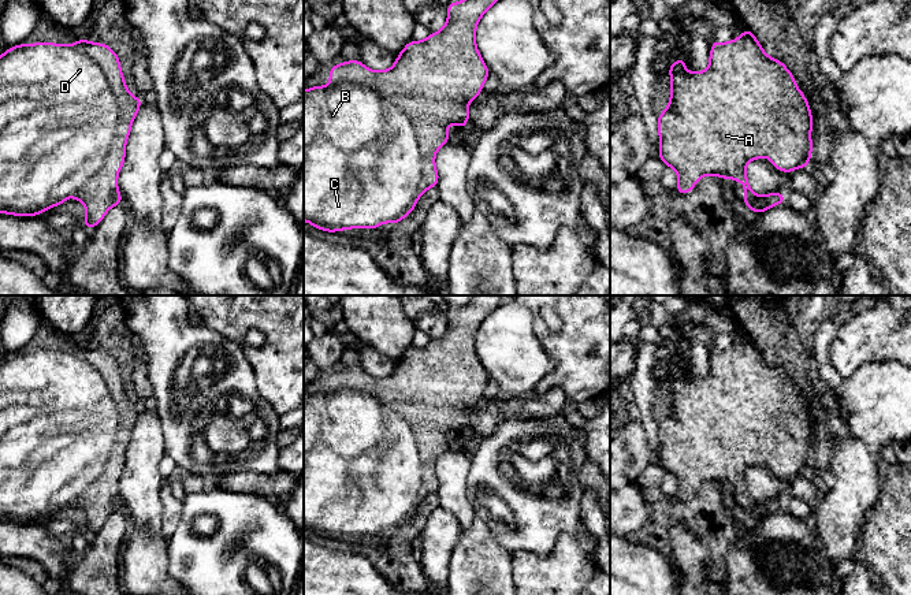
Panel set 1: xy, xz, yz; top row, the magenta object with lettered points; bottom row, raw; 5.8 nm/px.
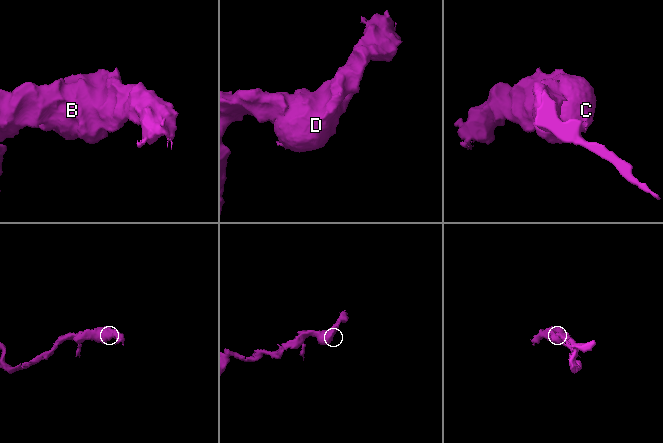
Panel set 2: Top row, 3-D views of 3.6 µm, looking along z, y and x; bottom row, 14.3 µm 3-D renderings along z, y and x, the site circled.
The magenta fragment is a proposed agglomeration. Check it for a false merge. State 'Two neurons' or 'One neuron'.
One neuron

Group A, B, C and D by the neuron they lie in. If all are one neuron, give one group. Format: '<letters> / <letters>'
A B C D

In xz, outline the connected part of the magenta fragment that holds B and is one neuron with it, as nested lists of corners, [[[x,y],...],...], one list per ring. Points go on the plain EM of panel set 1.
[[[472,295],[471,301],[458,309],[447,310],[447,328],[438,338],[431,339],[423,347],[409,347],[398,361],[391,375],[373,378],[365,373],[360,367],[350,367],[330,375],[330,390],[326,393],[313,393],[304,397],[304,527],[313,533],[334,539],[347,535],[376,535],[383,529],[397,531],[406,524],[414,514],[421,501],[436,494],[439,481],[435,473],[435,461],[439,454],[449,449],[446,434],[456,431],[465,434],[469,425],[468,412],[475,406],[490,382],[490,378],[476,354],[476,332],[484,319],[502,305],[507,295]]]

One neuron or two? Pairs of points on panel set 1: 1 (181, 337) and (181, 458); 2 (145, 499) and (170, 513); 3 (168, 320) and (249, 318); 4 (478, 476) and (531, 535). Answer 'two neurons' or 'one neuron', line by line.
1: one neuron
2: two neurons
3: two neurons
4: one neuron

